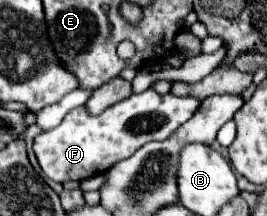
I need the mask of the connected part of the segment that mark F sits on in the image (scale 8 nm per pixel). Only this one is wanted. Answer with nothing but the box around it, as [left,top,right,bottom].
[34,90,200,182]

